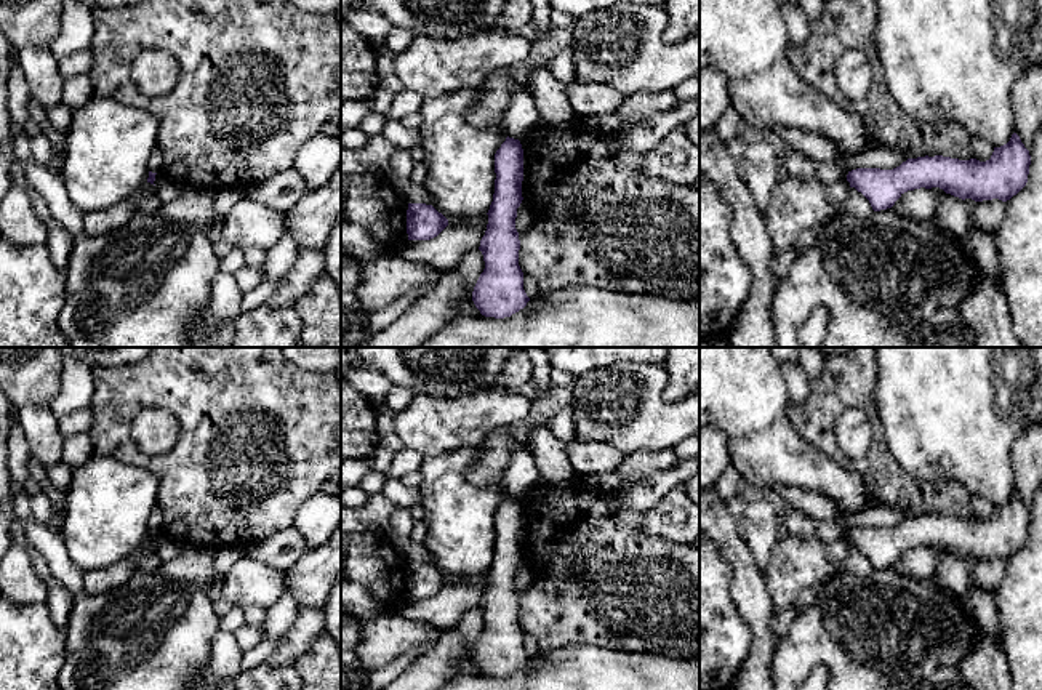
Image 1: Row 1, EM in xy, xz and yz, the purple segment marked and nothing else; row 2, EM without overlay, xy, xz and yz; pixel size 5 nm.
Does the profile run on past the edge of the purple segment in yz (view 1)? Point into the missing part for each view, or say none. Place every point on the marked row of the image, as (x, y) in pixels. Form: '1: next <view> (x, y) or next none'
1: next none

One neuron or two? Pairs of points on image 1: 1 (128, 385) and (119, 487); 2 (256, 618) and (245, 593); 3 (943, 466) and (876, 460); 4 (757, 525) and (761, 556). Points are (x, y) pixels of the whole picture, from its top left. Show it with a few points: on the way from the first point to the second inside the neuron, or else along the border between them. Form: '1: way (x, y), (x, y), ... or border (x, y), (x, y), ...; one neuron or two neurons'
1: border (95, 452), (140, 465), (157, 476); two neurons
2: border (266, 607), (247, 605), (244, 609); two neurons
3: border (882, 426), (890, 455), (906, 471), (930, 479); two neurons
4: way (761, 533), (761, 548); one neuron

